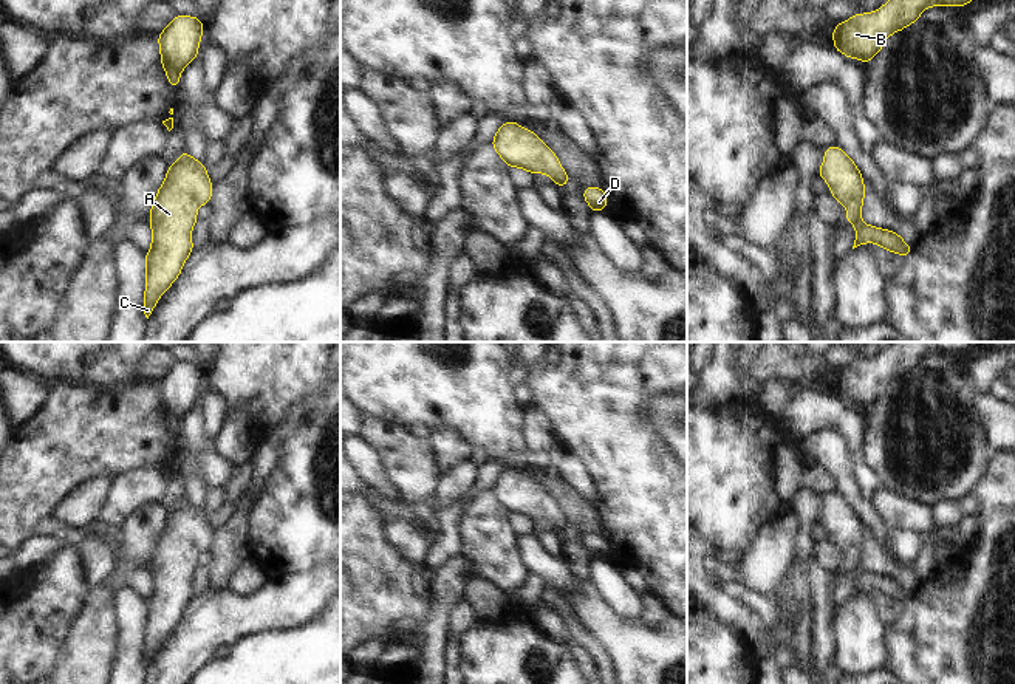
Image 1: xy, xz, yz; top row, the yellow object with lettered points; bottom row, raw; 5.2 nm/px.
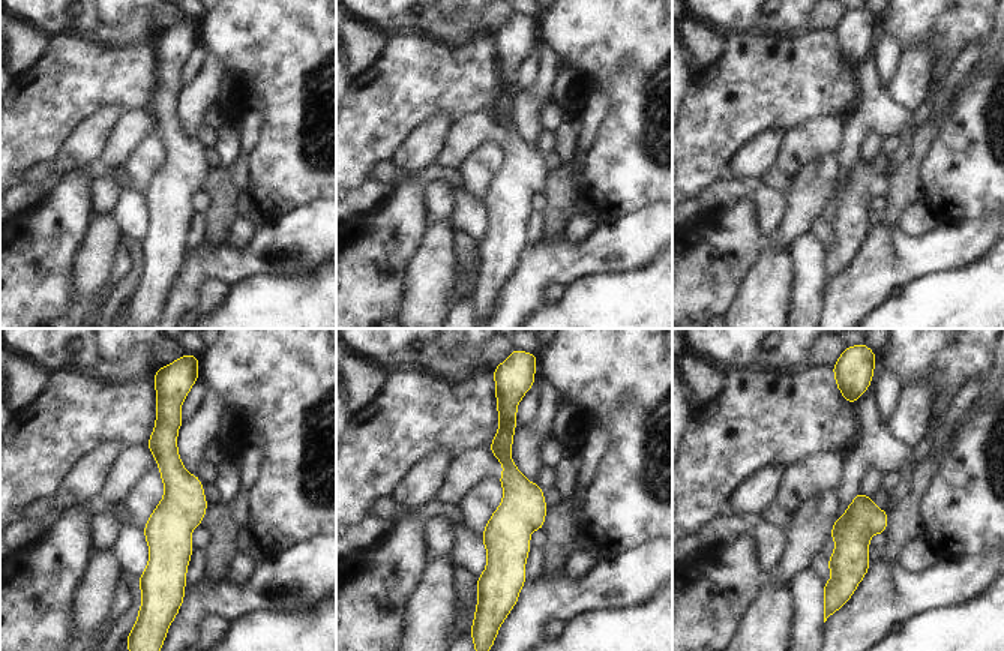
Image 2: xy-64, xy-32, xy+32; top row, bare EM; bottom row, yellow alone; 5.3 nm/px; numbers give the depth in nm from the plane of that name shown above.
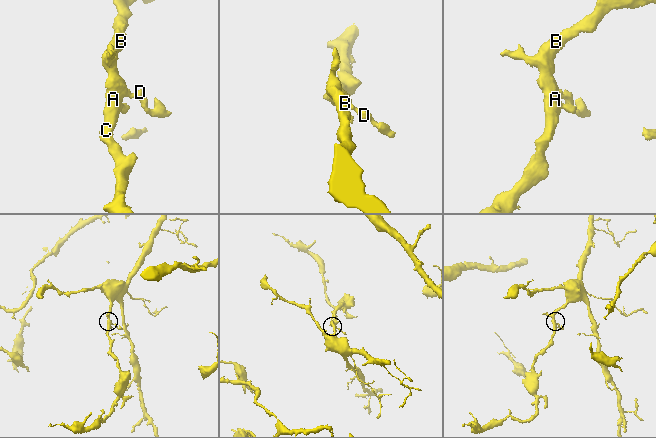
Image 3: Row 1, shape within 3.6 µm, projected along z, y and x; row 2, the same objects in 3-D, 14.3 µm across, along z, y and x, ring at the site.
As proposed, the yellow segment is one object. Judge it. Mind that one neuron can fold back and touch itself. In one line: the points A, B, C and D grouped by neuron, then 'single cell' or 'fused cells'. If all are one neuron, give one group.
A B C D; single cell

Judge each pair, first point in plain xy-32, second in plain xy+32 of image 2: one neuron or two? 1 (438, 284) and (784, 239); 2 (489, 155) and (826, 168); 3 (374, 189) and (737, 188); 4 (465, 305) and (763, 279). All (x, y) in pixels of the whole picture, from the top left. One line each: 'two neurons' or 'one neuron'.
1: two neurons
2: one neuron
3: one neuron
4: two neurons

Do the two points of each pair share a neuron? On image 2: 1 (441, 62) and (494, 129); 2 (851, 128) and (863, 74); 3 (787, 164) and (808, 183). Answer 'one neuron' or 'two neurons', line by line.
1: two neurons
2: one neuron
3: two neurons

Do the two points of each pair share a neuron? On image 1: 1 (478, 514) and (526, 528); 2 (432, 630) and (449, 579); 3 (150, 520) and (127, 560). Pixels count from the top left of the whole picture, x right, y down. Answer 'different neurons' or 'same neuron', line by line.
1: different neurons
2: same neuron
3: same neuron

